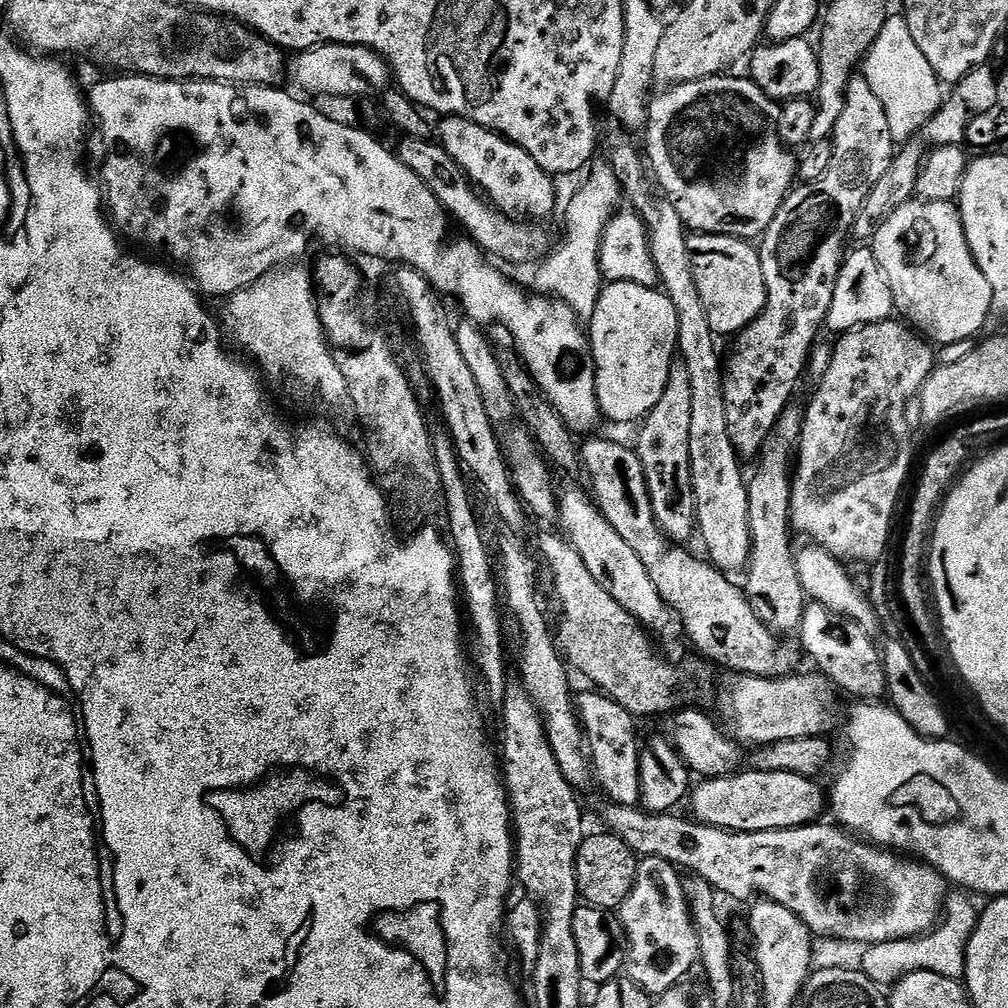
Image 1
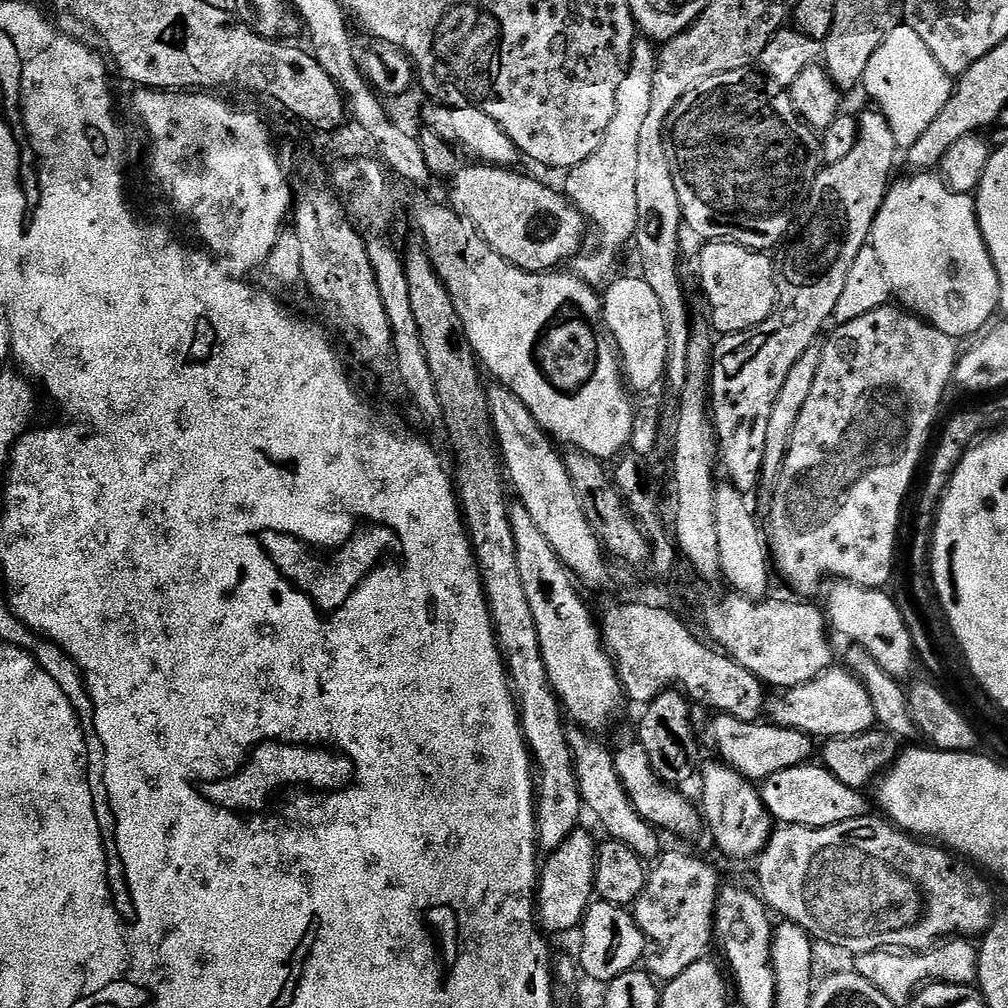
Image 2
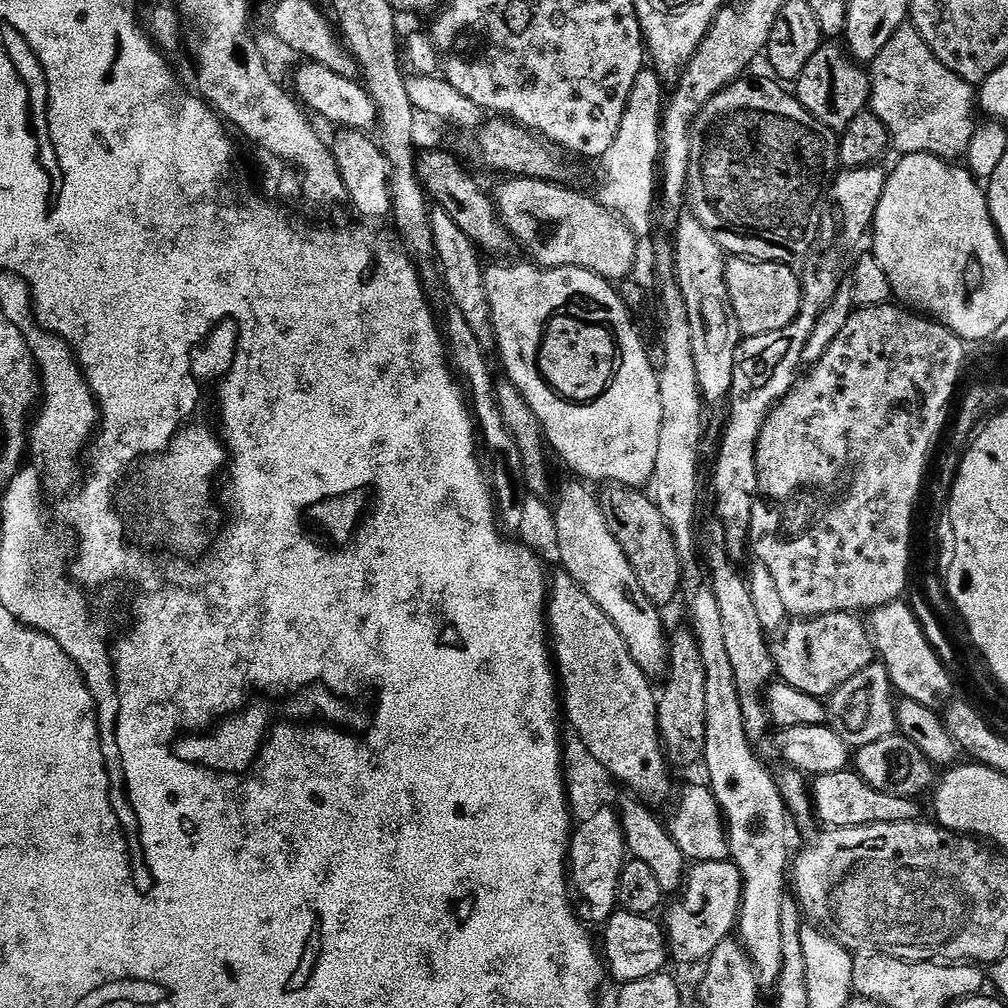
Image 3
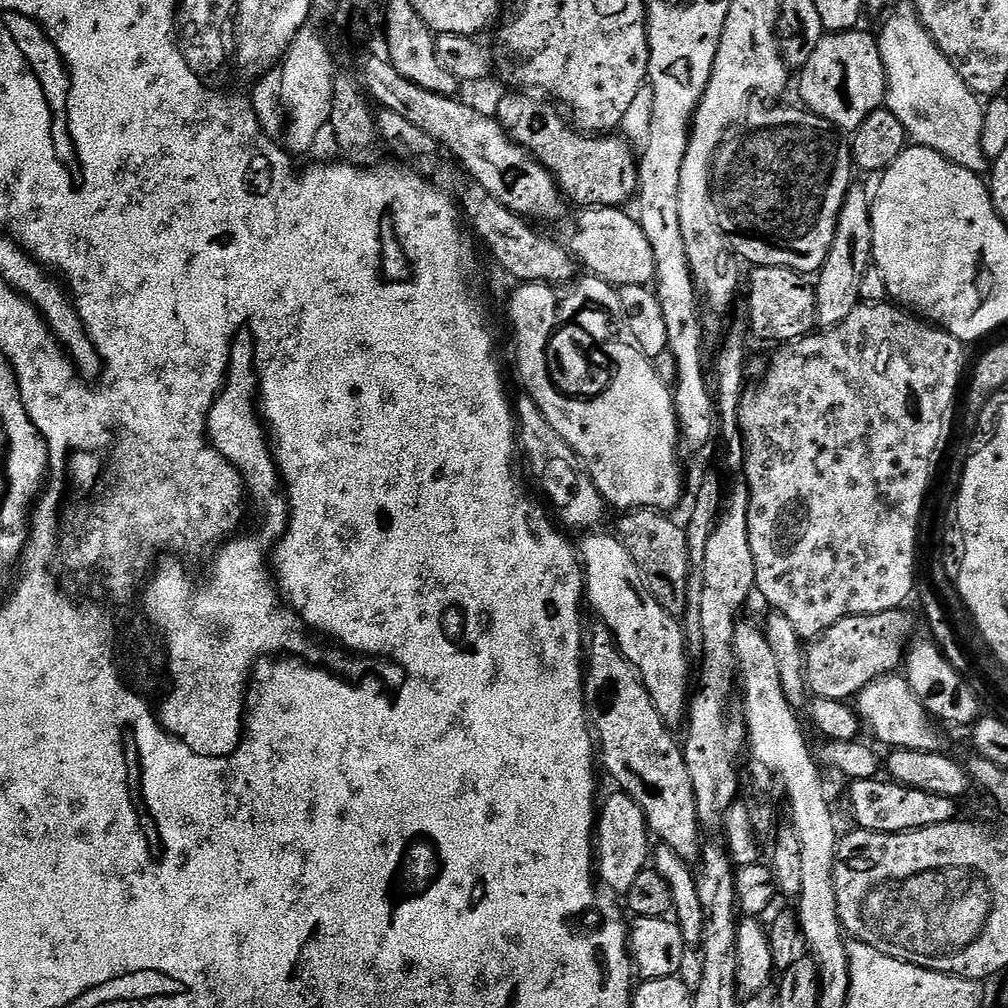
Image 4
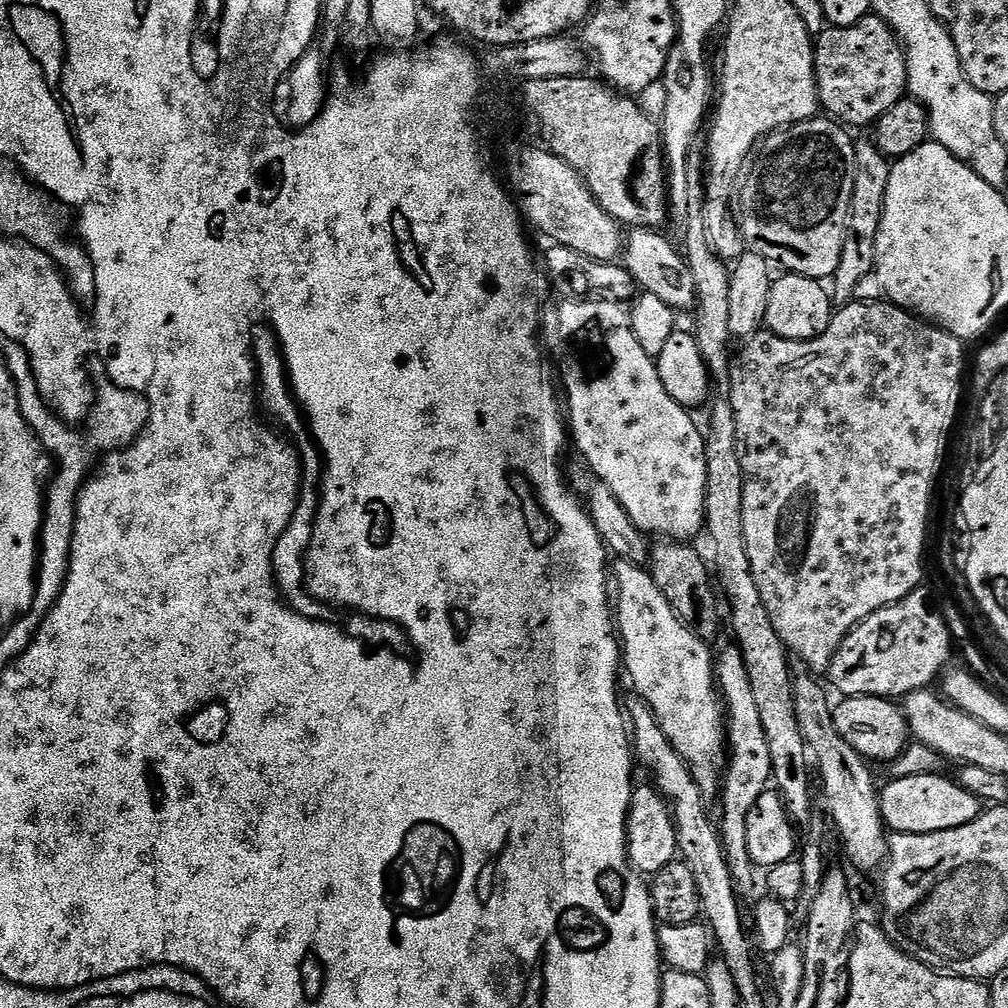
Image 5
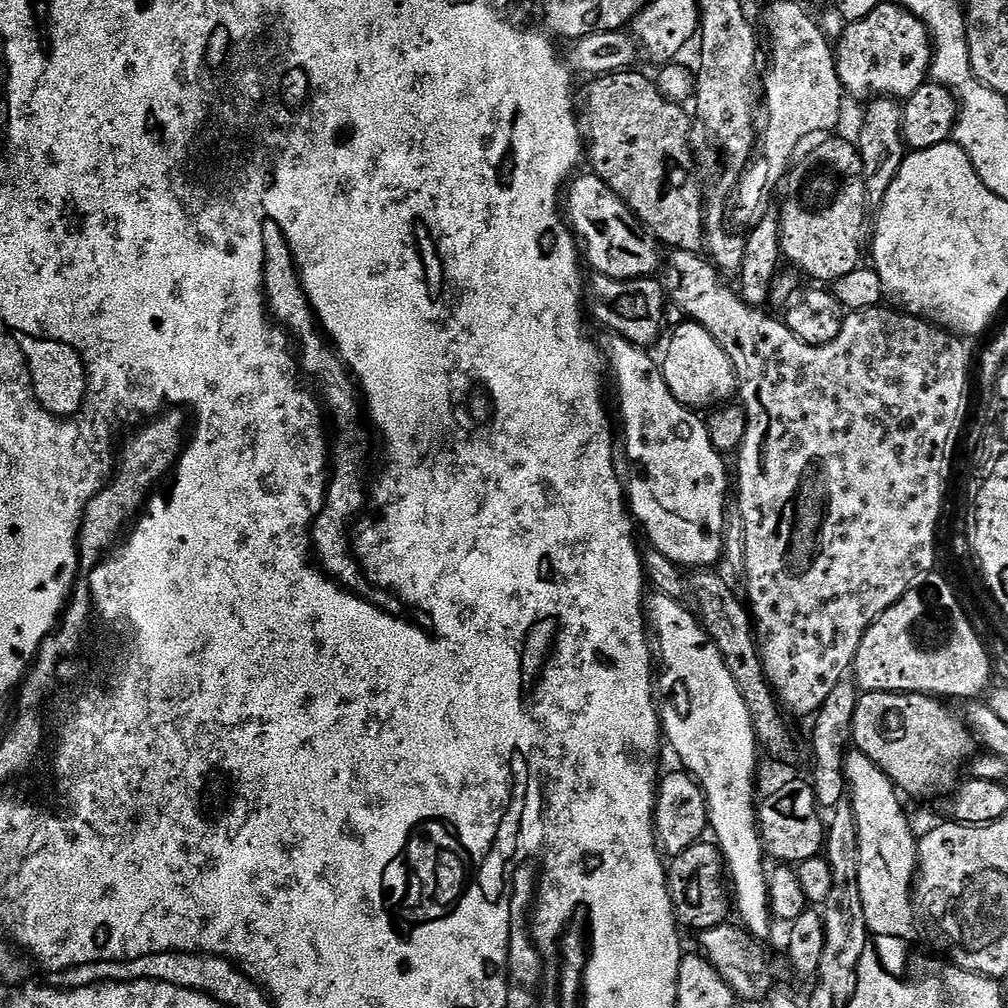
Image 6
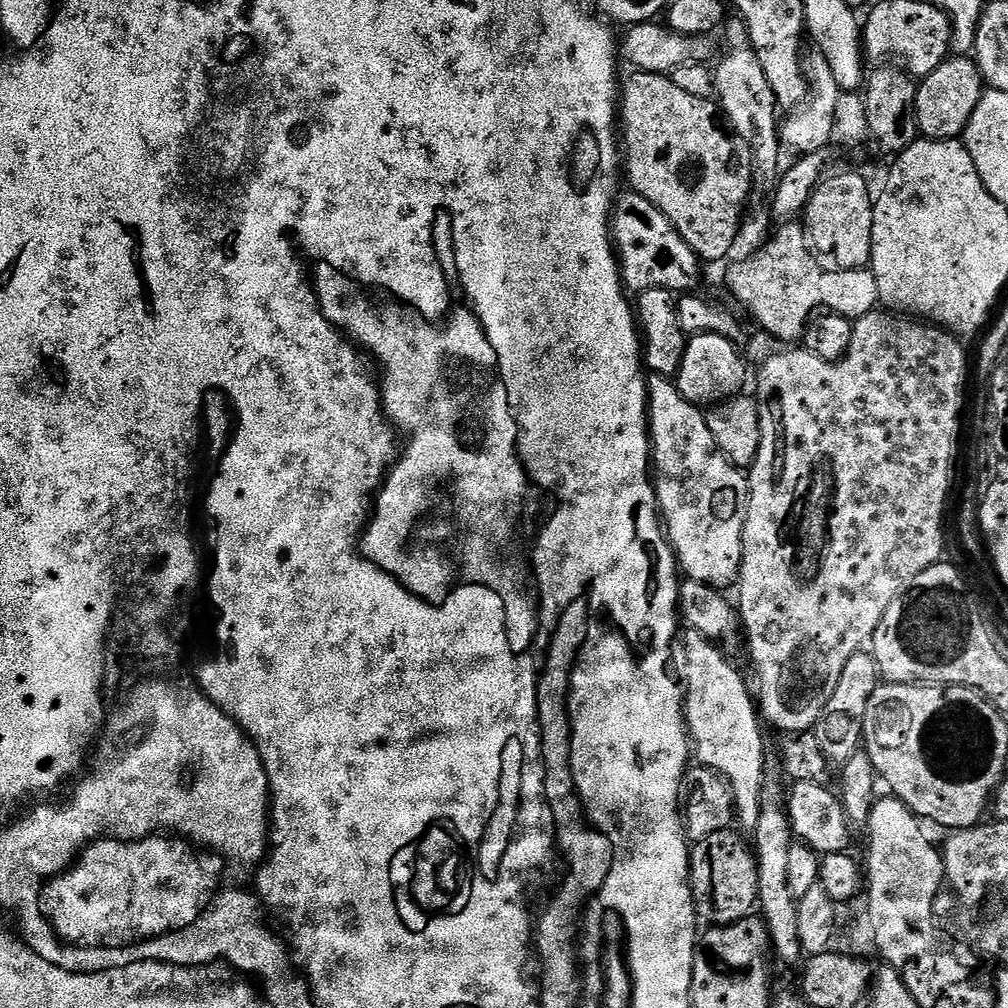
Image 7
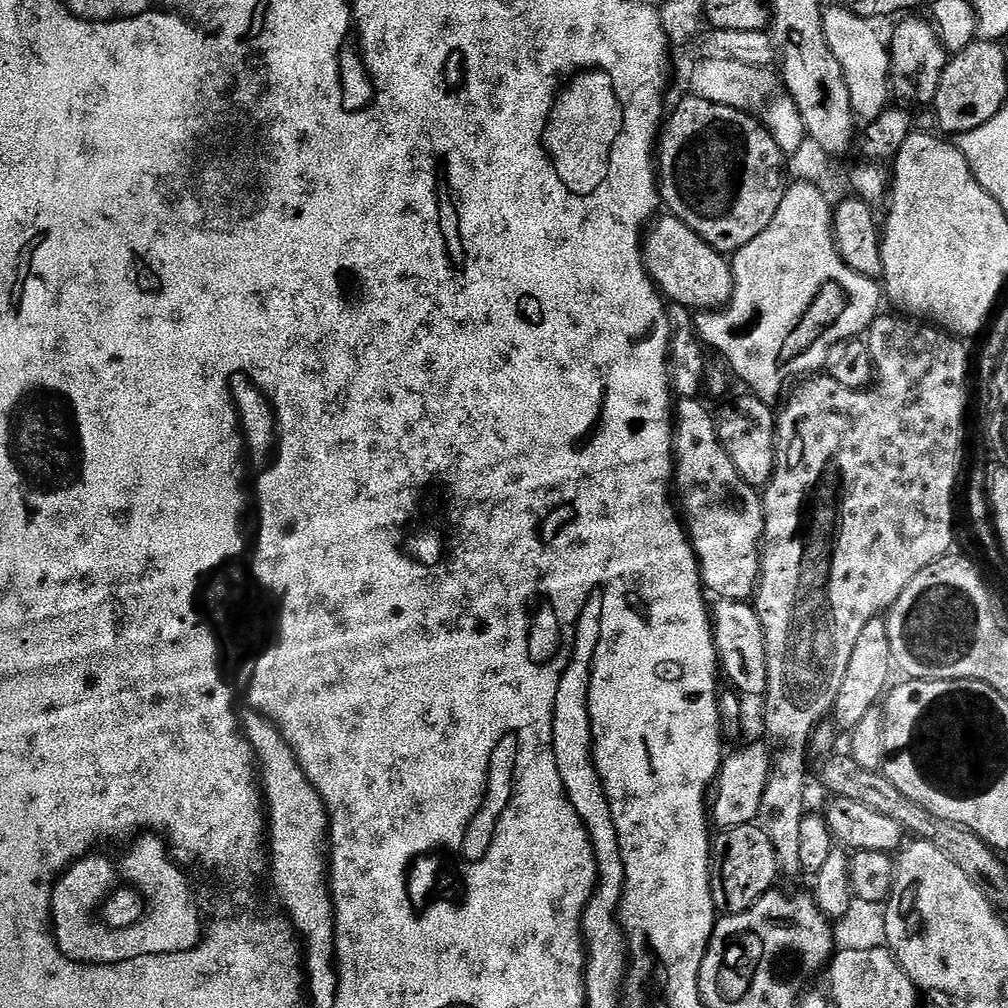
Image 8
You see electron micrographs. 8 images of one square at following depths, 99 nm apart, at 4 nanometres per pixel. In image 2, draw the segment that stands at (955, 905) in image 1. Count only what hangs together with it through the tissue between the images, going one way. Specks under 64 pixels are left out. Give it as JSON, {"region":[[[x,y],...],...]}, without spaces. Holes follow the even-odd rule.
{"region":[[[952,938],[927,952],[897,954],[896,952],[871,952],[855,957],[855,971],[874,985],[890,1002],[904,1006],[911,1001],[914,993],[929,982],[942,984],[971,985],[978,970],[978,948],[971,939]]]}

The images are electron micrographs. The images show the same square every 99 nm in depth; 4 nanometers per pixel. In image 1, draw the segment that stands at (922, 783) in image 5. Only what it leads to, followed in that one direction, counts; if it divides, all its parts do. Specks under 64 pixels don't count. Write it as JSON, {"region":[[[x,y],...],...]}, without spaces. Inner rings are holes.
{"region":[[[752,769],[729,773],[719,778],[703,779],[691,791],[688,807],[697,823],[712,828],[722,828],[732,832],[769,832],[770,829],[800,828],[802,825],[815,823],[824,808],[826,794],[811,777],[788,771],[756,771]]]}

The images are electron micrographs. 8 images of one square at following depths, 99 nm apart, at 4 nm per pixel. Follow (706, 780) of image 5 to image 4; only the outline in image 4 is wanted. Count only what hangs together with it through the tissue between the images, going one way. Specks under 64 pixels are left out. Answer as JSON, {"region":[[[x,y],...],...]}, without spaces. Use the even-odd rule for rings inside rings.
{"region":[[[596,530],[584,541],[579,541],[578,555],[584,570],[584,591],[587,603],[592,604],[596,612],[600,612],[603,627],[611,630],[613,641],[620,648],[620,652],[638,670],[650,698],[654,702],[654,710],[664,719],[664,723],[669,726],[675,724],[683,725],[686,720],[686,713],[690,708],[690,688],[688,692],[688,641],[684,638],[684,629],[681,621],[675,616],[671,616],[666,609],[658,606],[656,599],[646,590],[642,574],[630,558],[630,550],[622,543],[619,535],[607,536],[604,530]]]}

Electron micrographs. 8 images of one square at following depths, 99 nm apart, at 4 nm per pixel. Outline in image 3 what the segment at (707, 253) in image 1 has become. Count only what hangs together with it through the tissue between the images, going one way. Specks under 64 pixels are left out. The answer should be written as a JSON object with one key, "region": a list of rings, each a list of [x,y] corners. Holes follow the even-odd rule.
{"region":[[[731,257],[727,261],[729,307],[737,329],[744,336],[782,330],[797,317],[802,306],[801,282],[799,273],[791,268],[786,262],[753,261],[747,257]]]}

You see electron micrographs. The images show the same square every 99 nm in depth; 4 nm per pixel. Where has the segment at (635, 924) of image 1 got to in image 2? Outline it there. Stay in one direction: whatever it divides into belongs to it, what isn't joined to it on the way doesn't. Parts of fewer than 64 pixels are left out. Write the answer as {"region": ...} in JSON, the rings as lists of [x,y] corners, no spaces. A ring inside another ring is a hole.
{"region":[[[665,851],[651,865],[644,882],[642,894],[634,905],[636,925],[644,935],[645,941],[650,945],[651,951],[652,948],[656,951],[653,956],[651,953],[647,957],[647,971],[660,982],[678,978],[678,974],[682,974],[682,970],[694,966],[694,962],[703,960],[709,955],[708,947],[713,947],[714,944],[716,897],[722,891],[719,876],[706,861],[699,860],[696,856],[687,856],[684,852],[667,852]]]}

